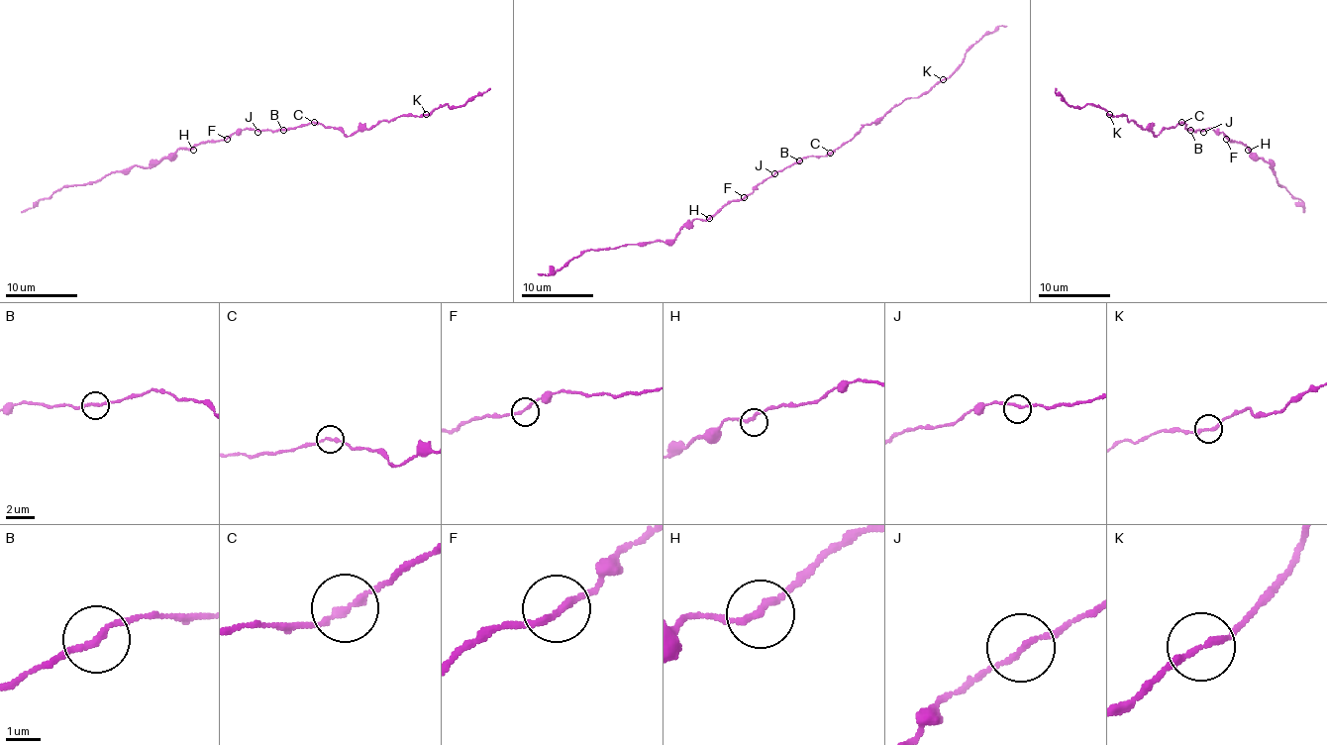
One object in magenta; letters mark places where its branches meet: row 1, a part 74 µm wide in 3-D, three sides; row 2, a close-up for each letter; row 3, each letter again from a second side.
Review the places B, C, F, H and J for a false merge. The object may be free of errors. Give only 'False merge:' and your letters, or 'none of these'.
False merge: none of these

